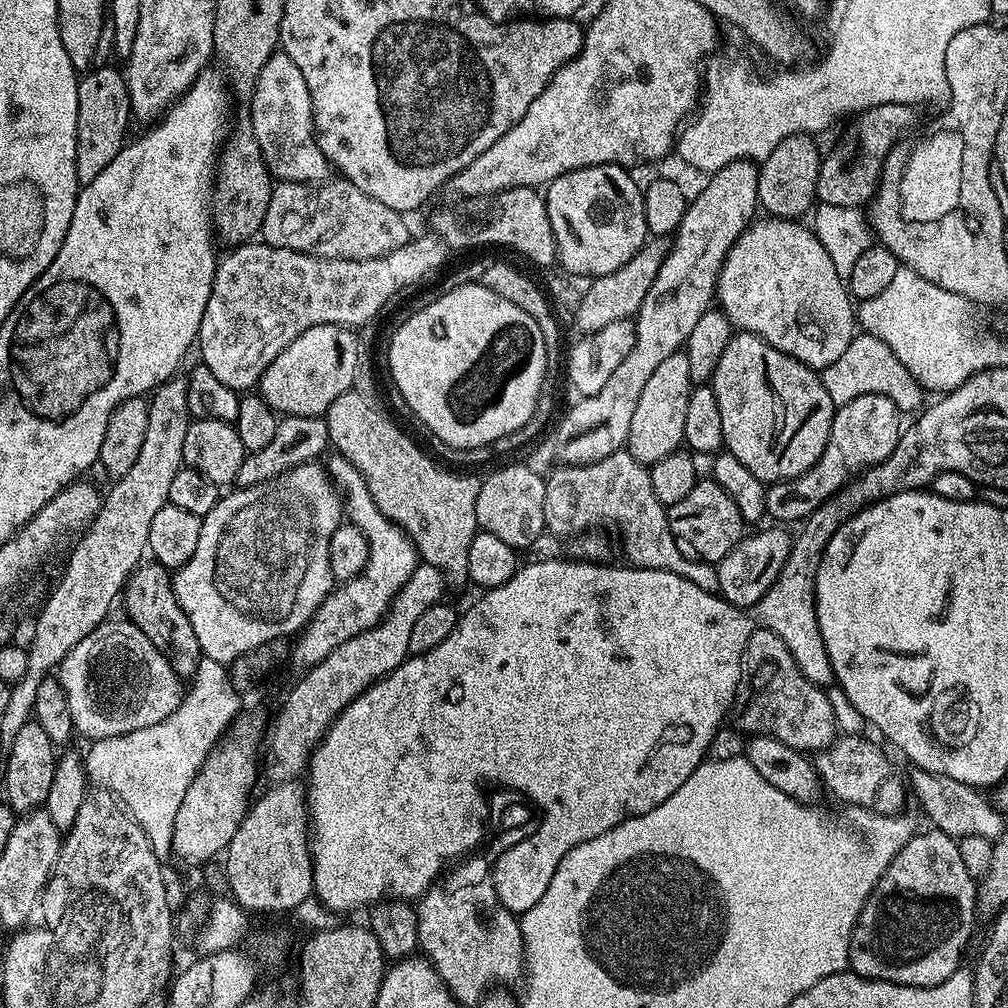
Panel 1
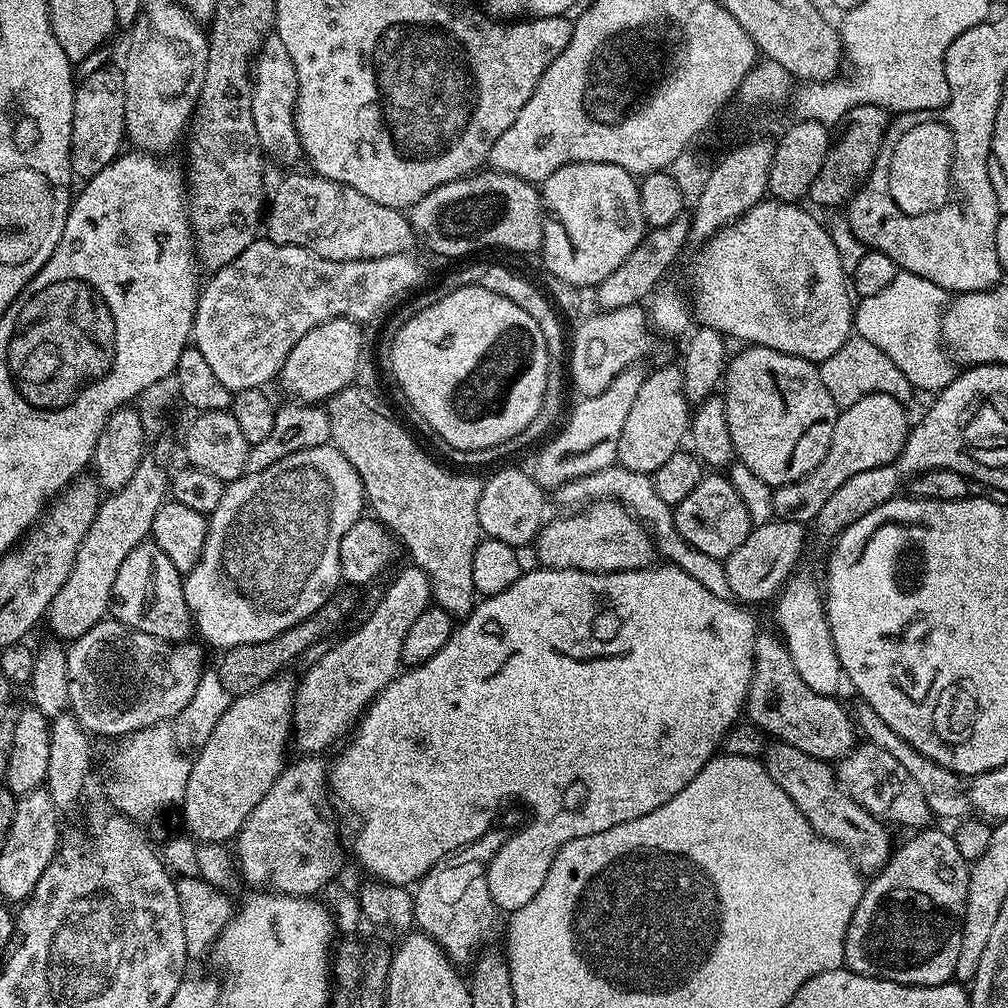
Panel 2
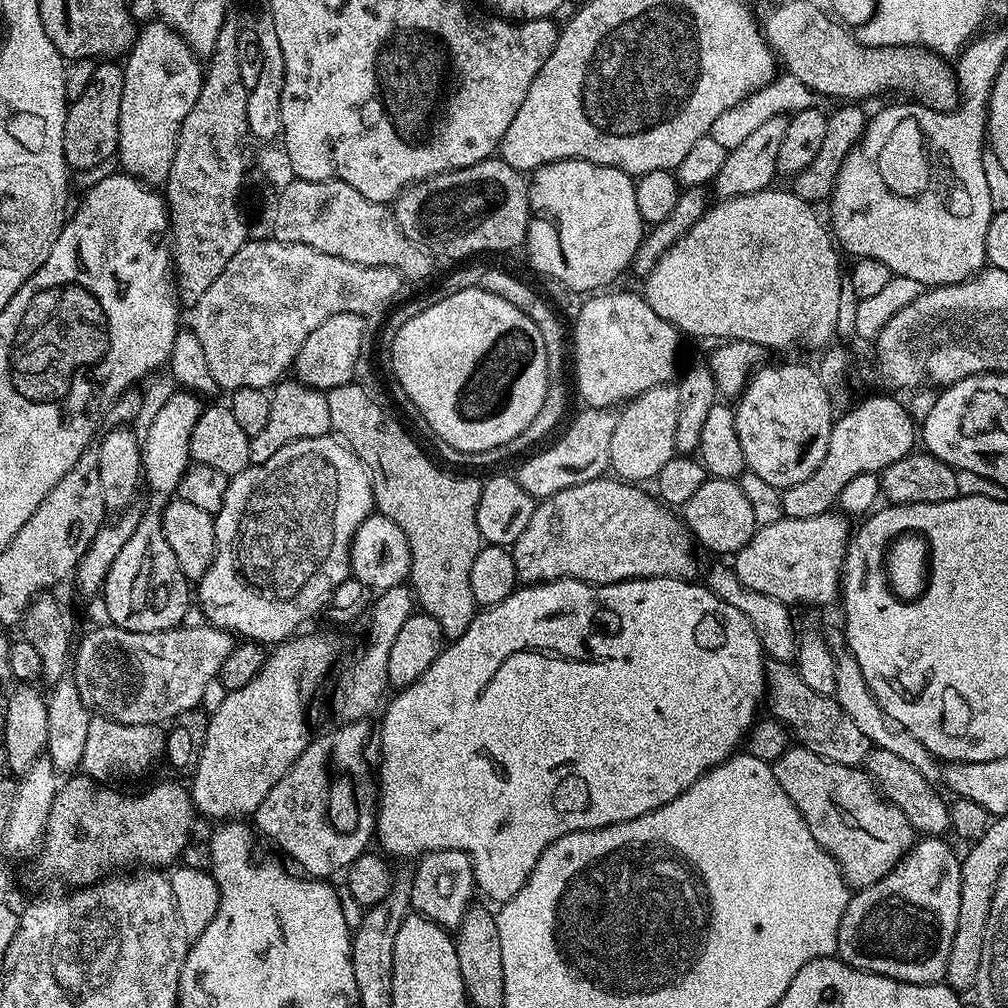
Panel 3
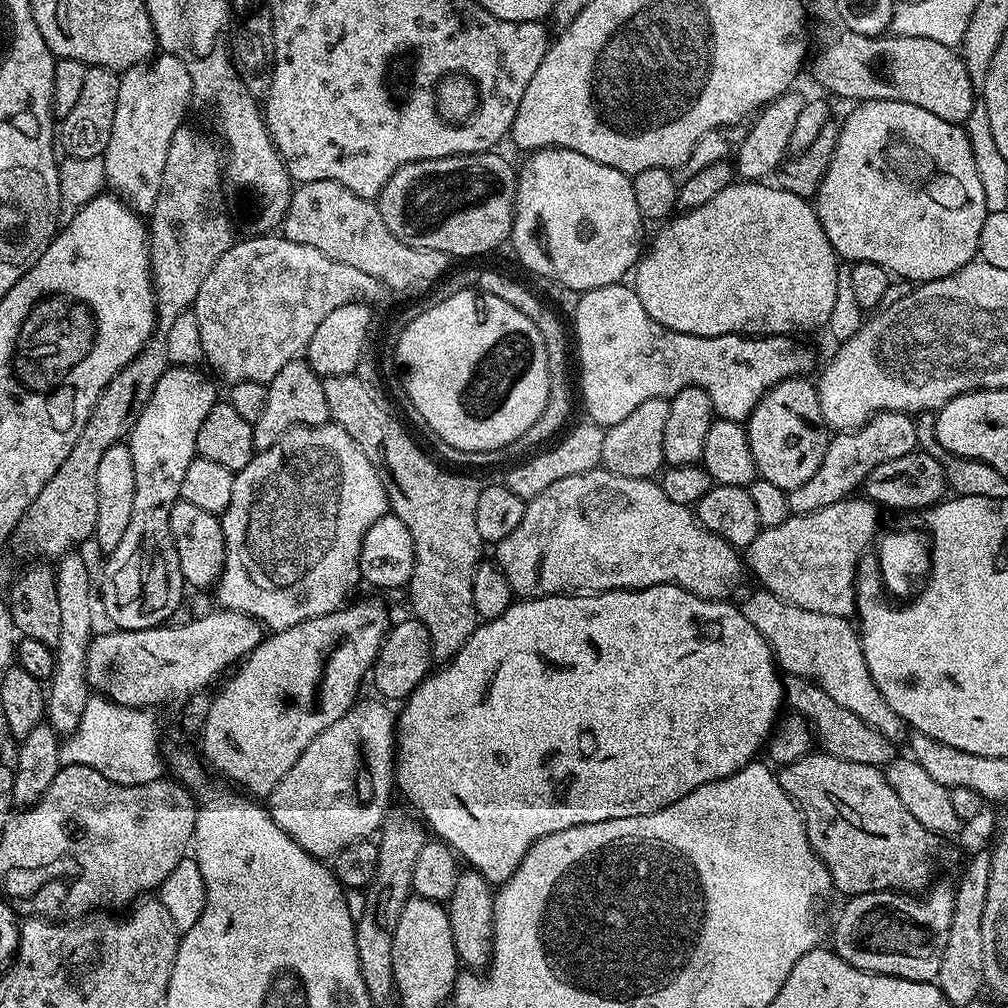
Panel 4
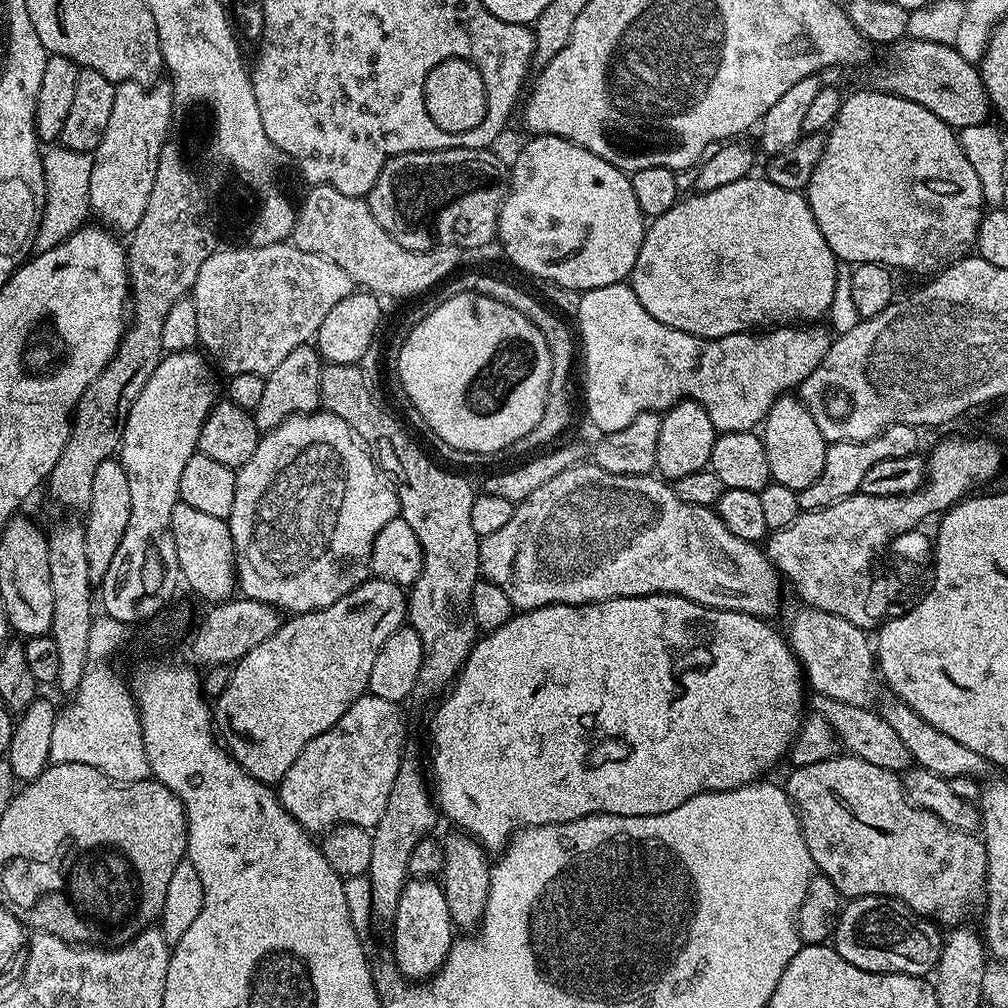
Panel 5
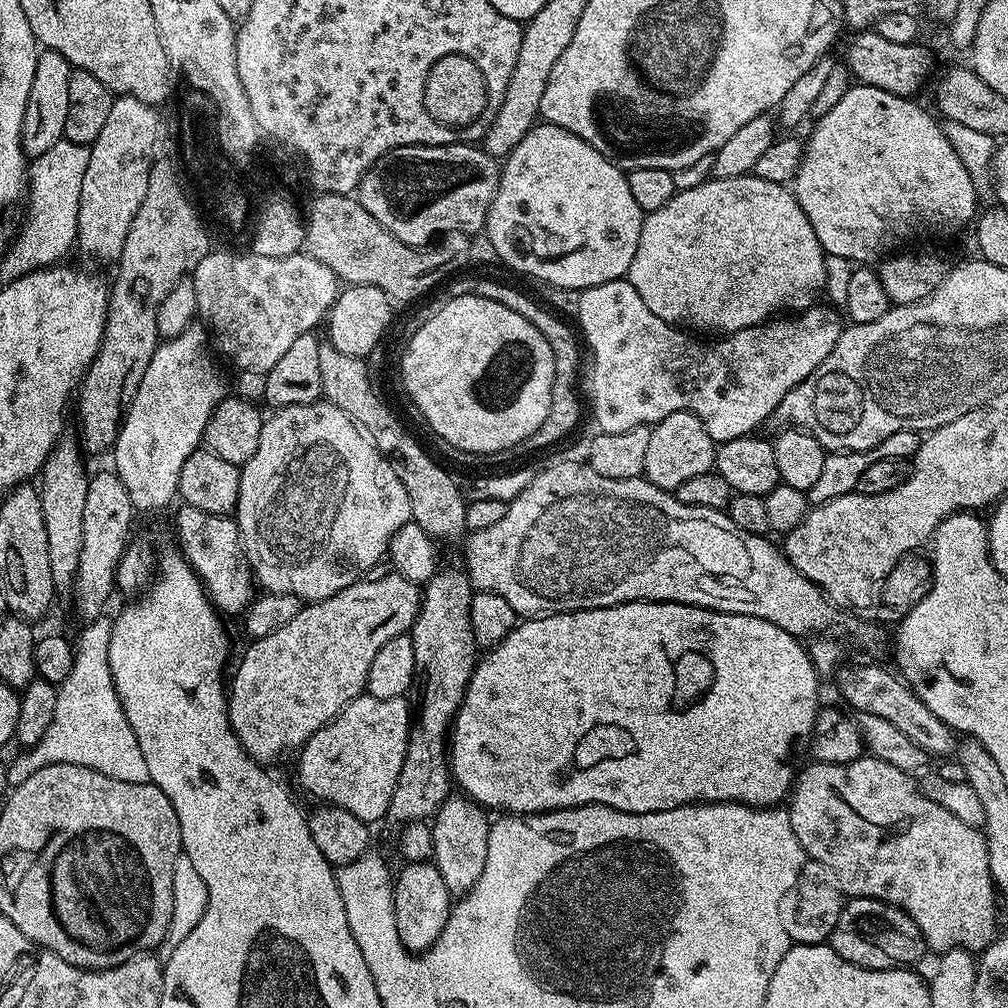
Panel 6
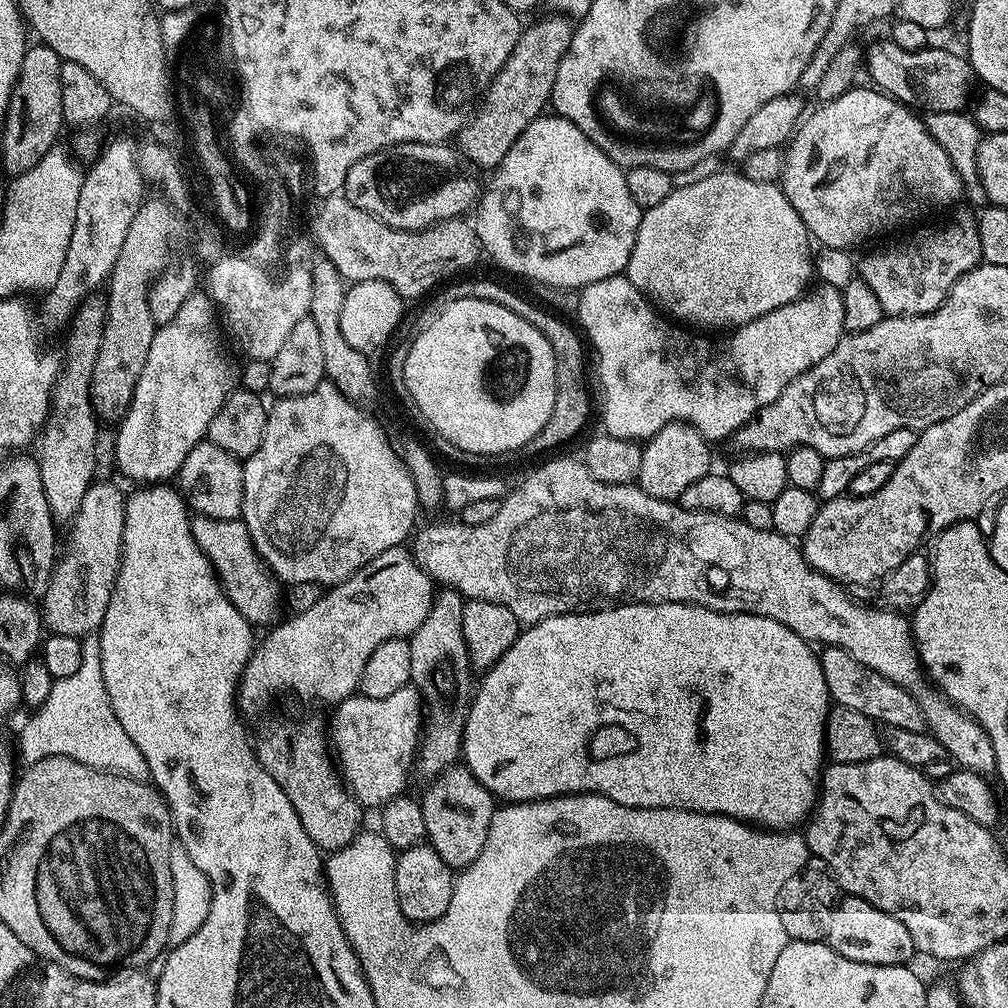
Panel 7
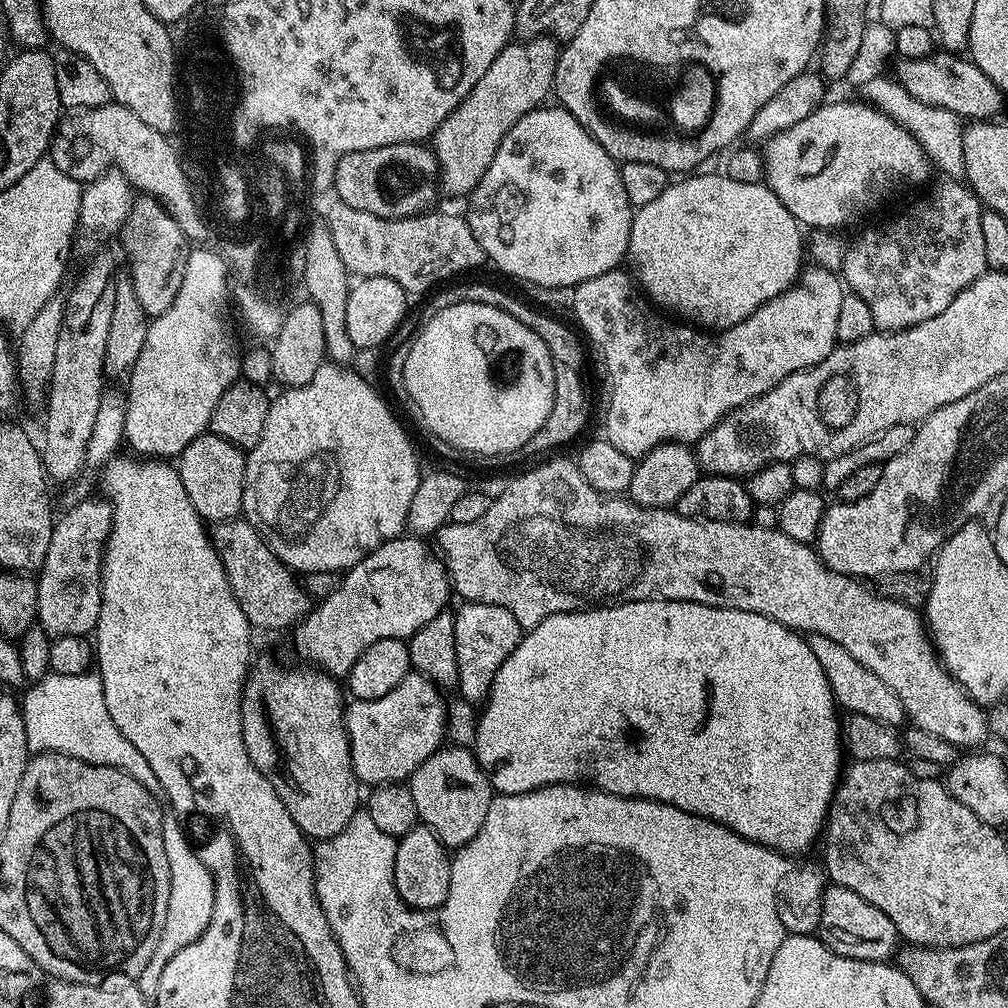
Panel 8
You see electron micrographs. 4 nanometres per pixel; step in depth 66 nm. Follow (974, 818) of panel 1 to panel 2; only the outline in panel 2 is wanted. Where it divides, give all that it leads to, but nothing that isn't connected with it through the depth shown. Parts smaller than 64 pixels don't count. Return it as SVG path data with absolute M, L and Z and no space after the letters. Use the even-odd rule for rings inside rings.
M868 705L860 706L860 709L854 712L854 716L858 721L858 728L863 737L869 743L881 747L882 750L889 751L905 767L906 772L910 774L910 778L918 783L918 786L921 787L925 795L926 804L930 806L933 817L937 819L944 818L946 820L955 819L954 821L957 821L969 815L972 807L968 800L967 789L961 777L950 770L946 770L945 767L938 766L937 763L922 755L920 751L915 750L901 735L891 730L890 726L887 726L882 718L878 718L878 714L874 712L872 707Z

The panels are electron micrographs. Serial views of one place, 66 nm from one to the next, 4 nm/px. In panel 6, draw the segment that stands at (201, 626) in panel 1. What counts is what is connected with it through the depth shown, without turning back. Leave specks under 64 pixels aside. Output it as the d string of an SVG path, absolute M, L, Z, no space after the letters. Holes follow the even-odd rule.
M321 398L313 404L299 404L298 406L286 406L277 408L265 419L262 426L262 438L258 438L258 450L254 450L254 458L246 462L240 468L240 489L238 490L238 502L234 519L240 527L240 541L244 547L244 556L248 565L252 567L252 575L255 583L264 592L277 592L278 594L294 594L298 599L305 602L325 600L338 590L346 590L354 582L364 579L373 571L372 568L381 559L388 555L388 543L394 538L394 534L403 524L412 519L410 510L410 498L406 494L406 486L402 486L402 478L394 470L389 460L376 449L375 444L368 439L360 425L355 424L338 406L328 403Z

